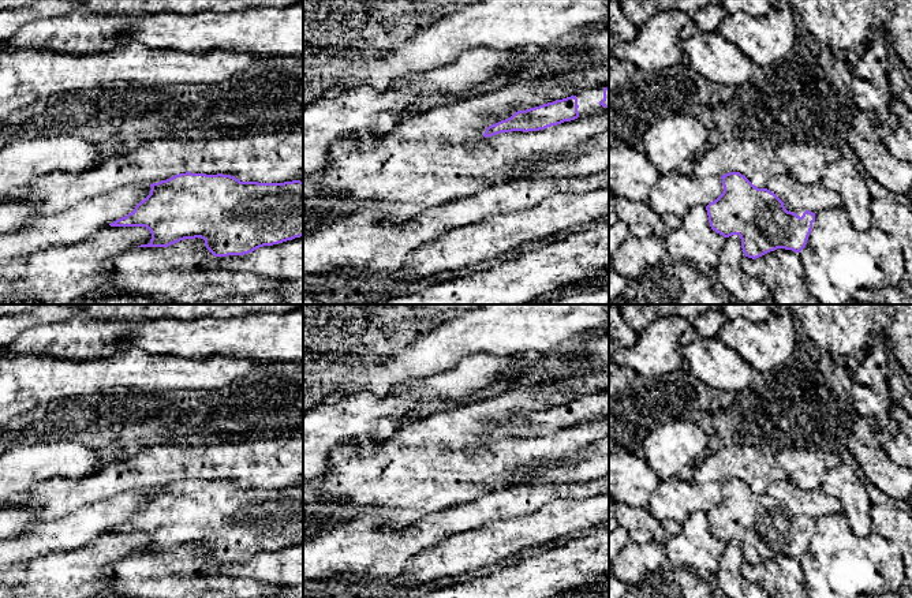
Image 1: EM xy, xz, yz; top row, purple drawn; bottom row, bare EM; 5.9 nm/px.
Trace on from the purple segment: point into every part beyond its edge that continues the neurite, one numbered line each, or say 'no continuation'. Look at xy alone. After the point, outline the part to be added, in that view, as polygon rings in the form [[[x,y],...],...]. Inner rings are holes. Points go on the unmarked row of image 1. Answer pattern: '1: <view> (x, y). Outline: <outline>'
no continuation

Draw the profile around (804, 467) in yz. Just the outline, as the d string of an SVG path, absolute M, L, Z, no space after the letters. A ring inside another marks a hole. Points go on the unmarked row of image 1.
M789 448L774 456L788 479L808 492L819 490L825 472L842 464L836 453L819 449Z

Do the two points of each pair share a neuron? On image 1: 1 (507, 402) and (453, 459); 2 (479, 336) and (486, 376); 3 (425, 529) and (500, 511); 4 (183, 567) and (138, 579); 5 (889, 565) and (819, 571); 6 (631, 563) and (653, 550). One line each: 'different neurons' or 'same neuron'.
1: same neuron
2: different neurons
3: same neuron
4: same neuron
5: same neuron
6: same neuron

